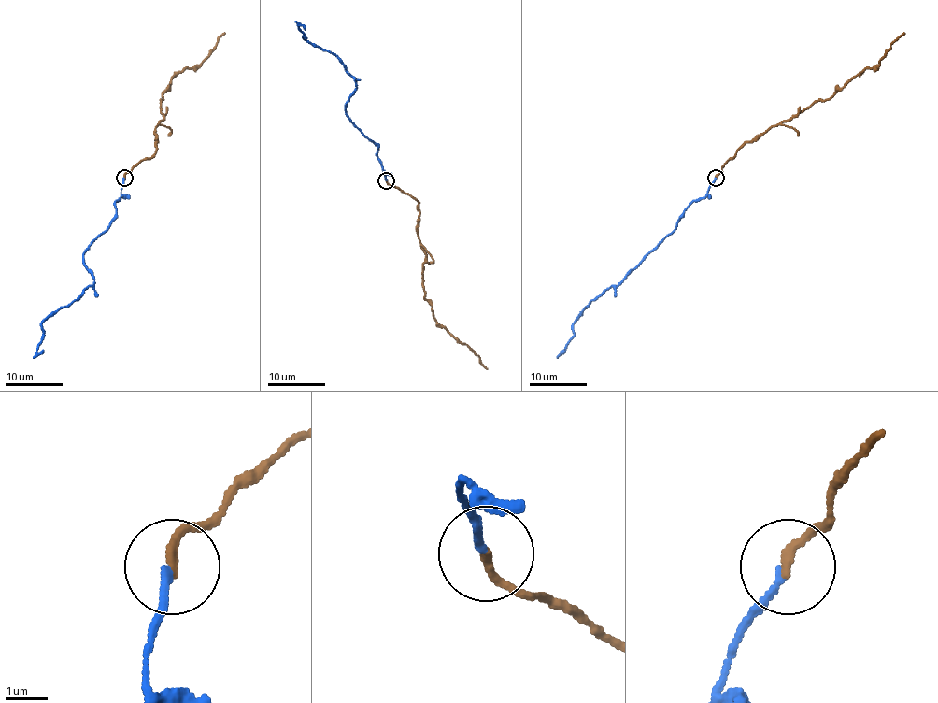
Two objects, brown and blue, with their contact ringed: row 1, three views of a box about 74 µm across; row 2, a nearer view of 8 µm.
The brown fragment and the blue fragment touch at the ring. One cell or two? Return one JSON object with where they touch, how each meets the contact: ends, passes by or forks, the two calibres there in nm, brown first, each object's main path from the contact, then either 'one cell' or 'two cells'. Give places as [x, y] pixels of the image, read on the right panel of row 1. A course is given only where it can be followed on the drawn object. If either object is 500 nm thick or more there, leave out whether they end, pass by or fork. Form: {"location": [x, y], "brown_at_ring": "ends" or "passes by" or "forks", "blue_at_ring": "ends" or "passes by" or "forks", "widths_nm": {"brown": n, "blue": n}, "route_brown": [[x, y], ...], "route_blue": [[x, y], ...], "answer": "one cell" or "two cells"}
{"location": [716, 178], "brown_at_ring": "ends", "blue_at_ring": "ends", "widths_nm": {"brown": 220, "blue": 170}, "route_brown": [[716, 178], [746, 143], [756, 141], [770, 128], [815, 103], [825, 101], [867, 68], [875, 68], [904, 32]], "route_blue": [[716, 179], [657, 247], [586, 307], [561, 353], [566, 350]], "answer": "one cell"}

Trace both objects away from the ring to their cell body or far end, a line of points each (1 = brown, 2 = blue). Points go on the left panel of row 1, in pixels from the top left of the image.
1: (124, 178), (156, 150), (155, 128), (163, 118), (161, 101), (171, 79), (187, 68), (195, 68), (224, 32)
2: (124, 179), (115, 203), (116, 215), (83, 255), (94, 284), (41, 324), (36, 350), (43, 350)

